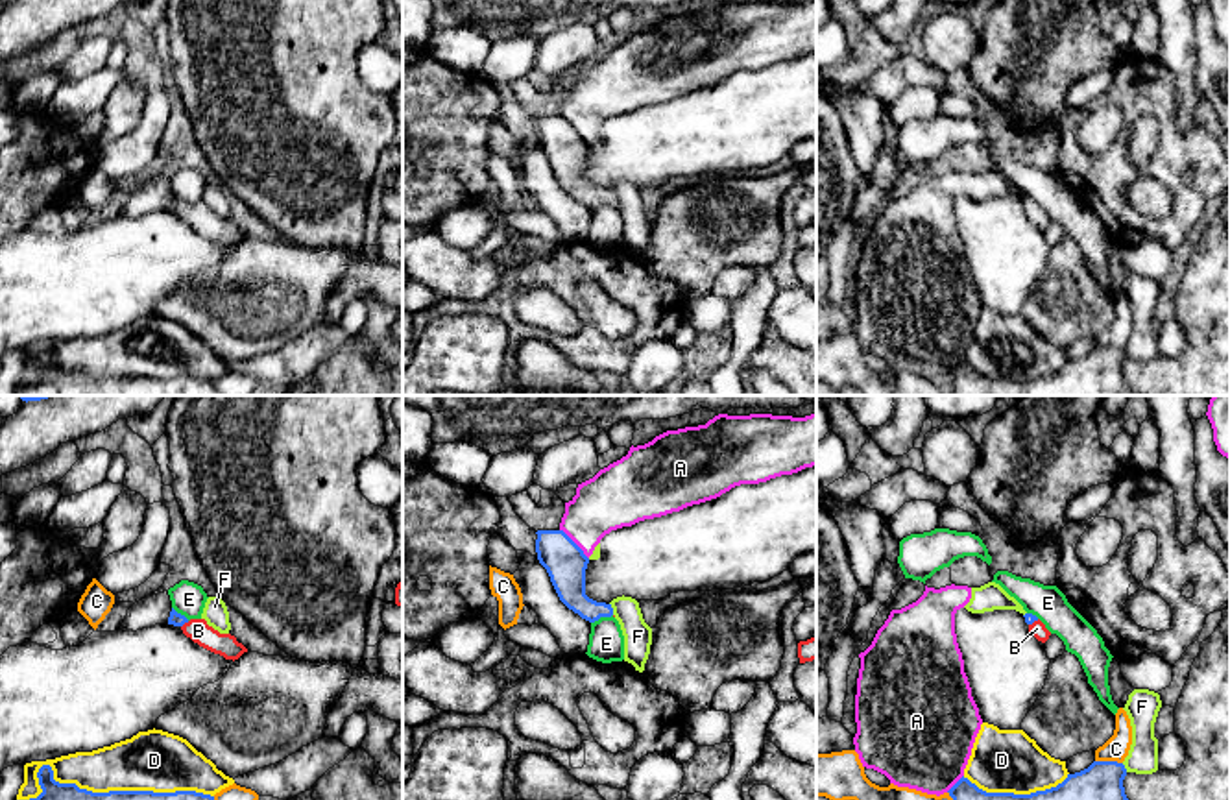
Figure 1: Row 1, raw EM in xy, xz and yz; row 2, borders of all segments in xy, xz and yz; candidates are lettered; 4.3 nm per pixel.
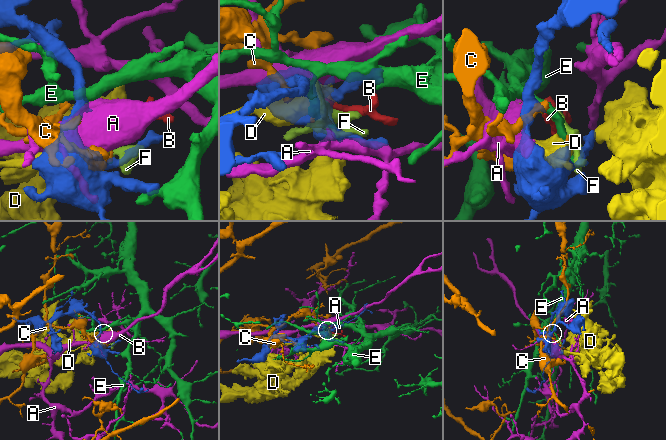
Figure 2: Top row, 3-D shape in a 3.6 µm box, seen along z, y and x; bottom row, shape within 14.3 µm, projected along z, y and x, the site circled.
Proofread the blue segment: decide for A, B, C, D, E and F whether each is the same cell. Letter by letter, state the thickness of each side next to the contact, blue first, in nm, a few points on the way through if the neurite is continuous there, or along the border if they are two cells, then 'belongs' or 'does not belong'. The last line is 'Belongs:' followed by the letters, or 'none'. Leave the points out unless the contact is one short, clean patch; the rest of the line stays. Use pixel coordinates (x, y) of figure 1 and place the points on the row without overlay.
A: calibres 180 and 260 nm; does not belong
B: calibres 60 and 100 nm; way xy (176, 206), (185, 207), (198, 217); belongs
C: calibres 320 and 110 nm; does not belong
D: calibres 220 and 260 nm; does not belong
E: calibres 160 and 160 nm; does not belong
F: calibres 160 and 130 nm; does not belong
Belongs: B

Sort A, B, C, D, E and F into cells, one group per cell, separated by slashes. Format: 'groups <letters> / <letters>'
groups A F / B / C / D / E

